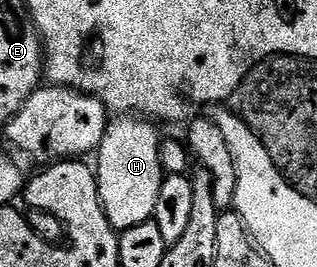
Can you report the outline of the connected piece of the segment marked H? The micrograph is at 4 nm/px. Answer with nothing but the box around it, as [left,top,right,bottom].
[96,116,164,232]

